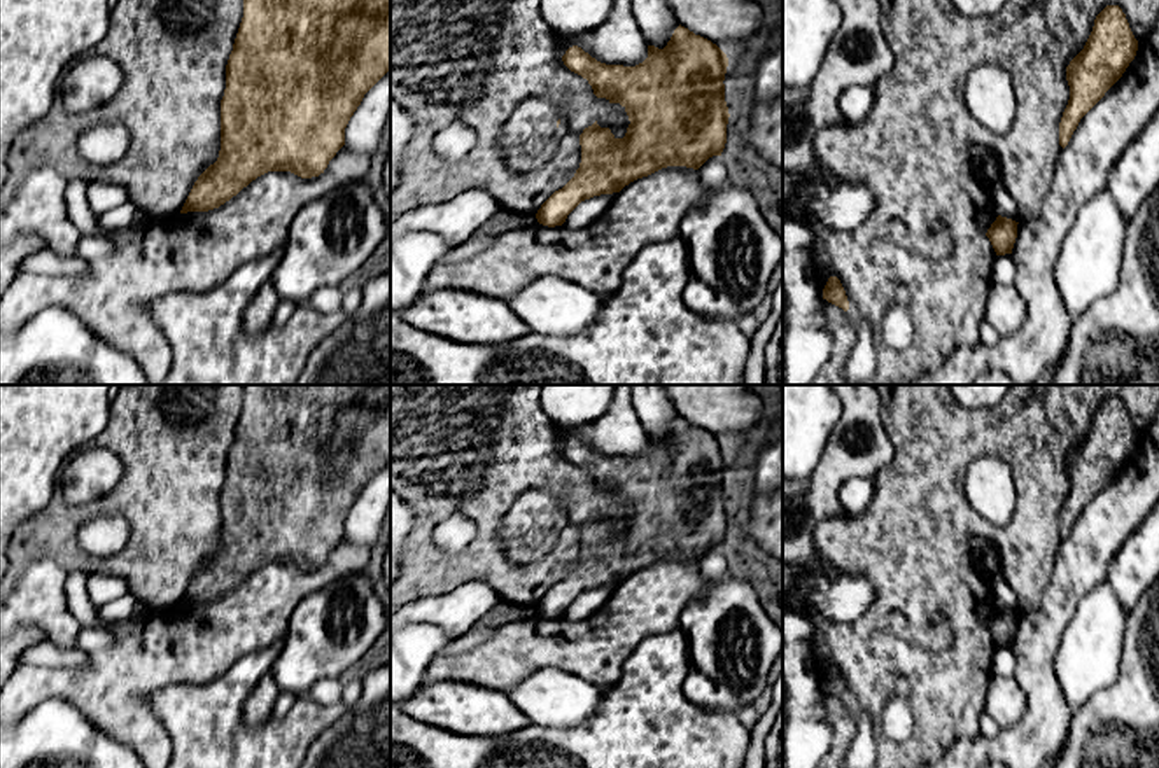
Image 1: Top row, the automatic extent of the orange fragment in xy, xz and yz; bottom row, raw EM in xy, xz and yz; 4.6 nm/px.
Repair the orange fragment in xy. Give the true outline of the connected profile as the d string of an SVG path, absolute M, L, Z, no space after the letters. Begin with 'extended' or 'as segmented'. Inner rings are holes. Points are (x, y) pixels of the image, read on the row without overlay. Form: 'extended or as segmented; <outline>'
as segmented; M243 385L243 409L233 436L233 443L229 446L228 457L226 457L226 481L224 488L221 492L221 542L219 549L214 556L210 556L194 574L180 605L187 604L208 604L214 600L219 600L226 593L229 593L233 588L236 588L243 579L247 579L252 572L257 569L268 565L268 563L291 563L301 570L312 570L324 565L329 553L336 548L336 544L345 537L345 520L361 497L364 486L390 462L390 385Z

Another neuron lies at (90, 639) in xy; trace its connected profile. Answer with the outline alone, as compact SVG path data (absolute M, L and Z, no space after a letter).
M82 628L75 649L81 651L107 651L116 644L116 637L110 628Z

